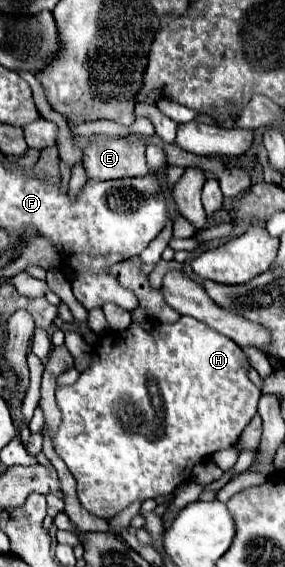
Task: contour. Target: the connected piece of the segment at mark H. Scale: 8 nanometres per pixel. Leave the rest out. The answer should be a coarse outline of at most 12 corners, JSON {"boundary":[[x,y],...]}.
{"boundary":[[193,317],[99,335],[57,389],[89,513],[171,495],[257,413]]}

